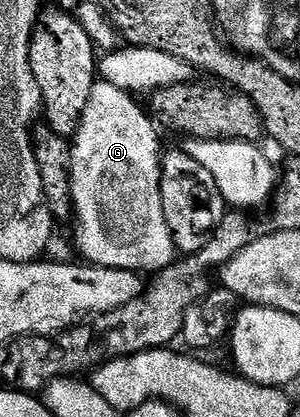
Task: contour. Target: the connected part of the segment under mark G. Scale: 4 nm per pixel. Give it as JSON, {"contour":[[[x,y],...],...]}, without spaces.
{"contour":[[[104,81],[94,82],[91,89],[91,97],[87,101],[87,109],[81,115],[81,122],[77,124],[77,133],[72,136],[69,148],[69,197],[73,215],[77,218],[77,247],[81,250],[80,258],[94,267],[118,267],[124,271],[160,272],[178,258],[179,252],[171,233],[167,229],[167,221],[163,217],[163,205],[161,204],[161,161],[163,150],[157,144],[157,131],[153,128],[154,120],[147,114],[146,108],[137,104],[138,100],[128,91],[120,91],[115,85]]]}

